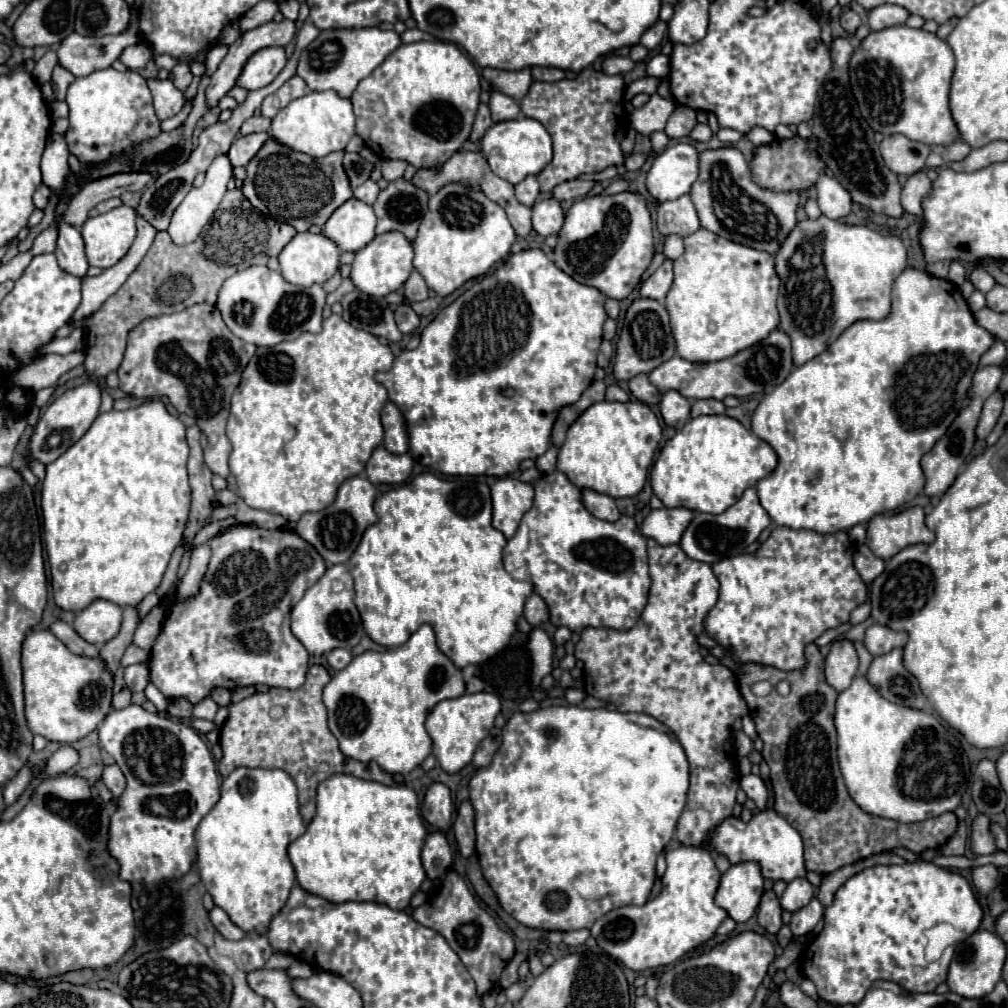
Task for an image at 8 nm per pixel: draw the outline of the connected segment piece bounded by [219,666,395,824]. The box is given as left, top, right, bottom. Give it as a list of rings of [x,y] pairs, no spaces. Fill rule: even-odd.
[[[311,666],[307,670],[305,684],[297,690],[271,688],[265,694],[257,692],[237,704],[229,704],[229,716],[219,734],[219,744],[223,748],[223,758],[219,762],[221,776],[229,776],[239,766],[285,770],[299,788],[299,806],[305,824],[309,824],[315,816],[317,784],[333,774],[347,772],[357,778],[375,780],[389,786],[395,784],[391,776],[377,766],[377,762],[363,764],[341,754],[337,738],[333,738],[331,730],[327,728],[327,710],[321,700],[329,678],[331,676],[323,666]],[[275,710],[281,710],[281,716]]]

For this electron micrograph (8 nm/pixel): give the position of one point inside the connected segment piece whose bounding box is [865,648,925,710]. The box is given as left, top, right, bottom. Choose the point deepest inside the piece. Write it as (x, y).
(887, 675)

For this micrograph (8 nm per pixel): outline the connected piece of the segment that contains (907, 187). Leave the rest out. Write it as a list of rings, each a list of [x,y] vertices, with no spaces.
[[[923,170],[911,174],[901,190],[903,210],[913,216],[921,216],[921,202],[925,198],[925,194],[929,194],[929,186],[931,186],[931,180],[927,178],[927,174]]]

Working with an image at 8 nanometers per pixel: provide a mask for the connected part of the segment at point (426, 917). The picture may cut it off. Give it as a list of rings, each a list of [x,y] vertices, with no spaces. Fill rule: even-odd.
[[[455,870],[447,872],[447,876],[445,876],[445,880],[441,884],[439,894],[435,898],[431,898],[429,902],[425,902],[425,904],[413,910],[413,918],[419,924],[423,924],[427,928],[433,928],[439,934],[443,934],[447,944],[459,954],[461,962],[467,966],[469,974],[473,976],[473,980],[477,984],[477,994],[479,996],[489,992],[499,982],[499,976],[501,976],[503,968],[515,956],[513,936],[509,932],[503,932],[497,926],[497,922],[493,920],[493,916],[489,916],[475,902],[475,898],[469,892],[465,880]]]

